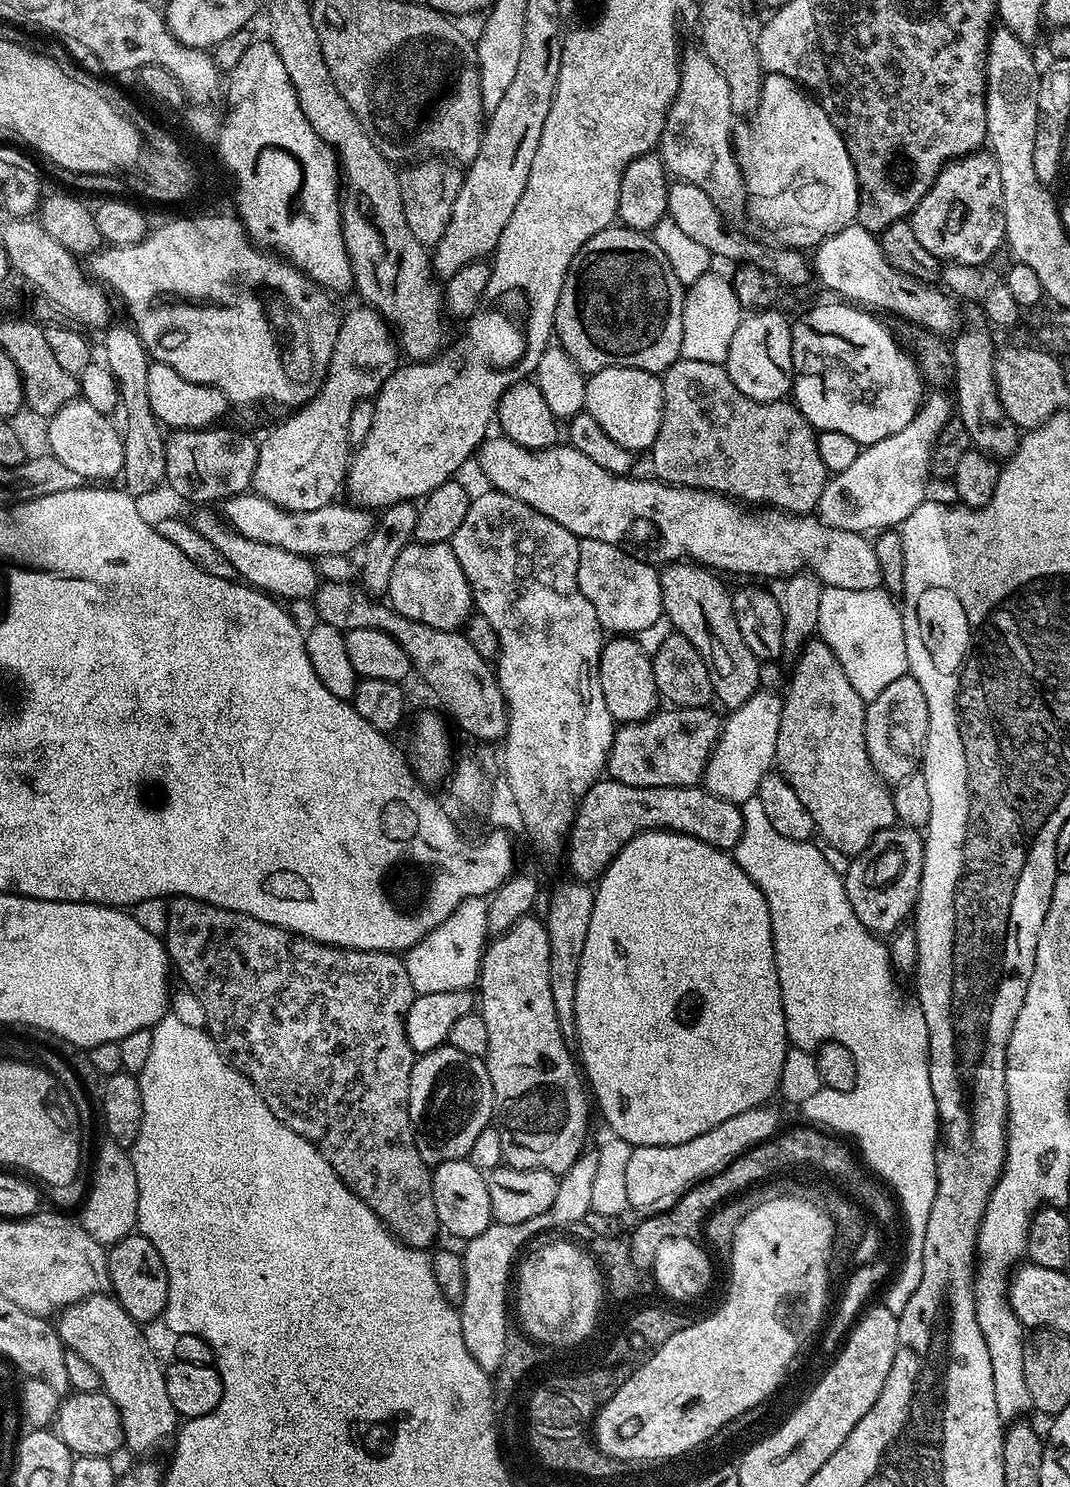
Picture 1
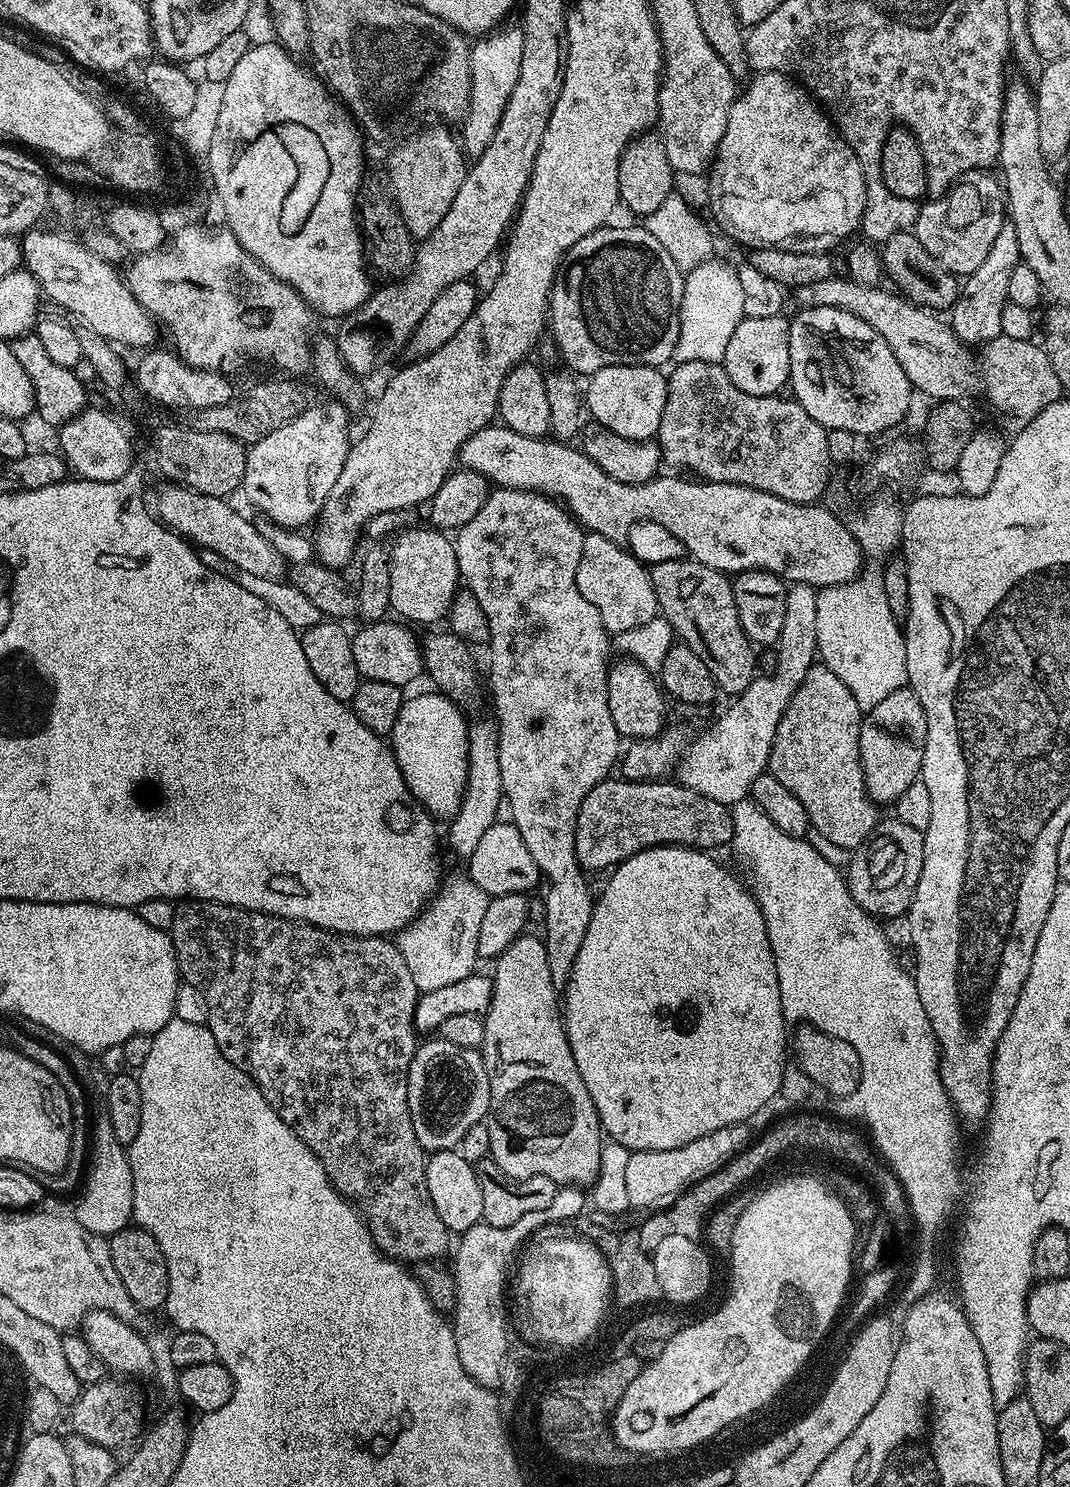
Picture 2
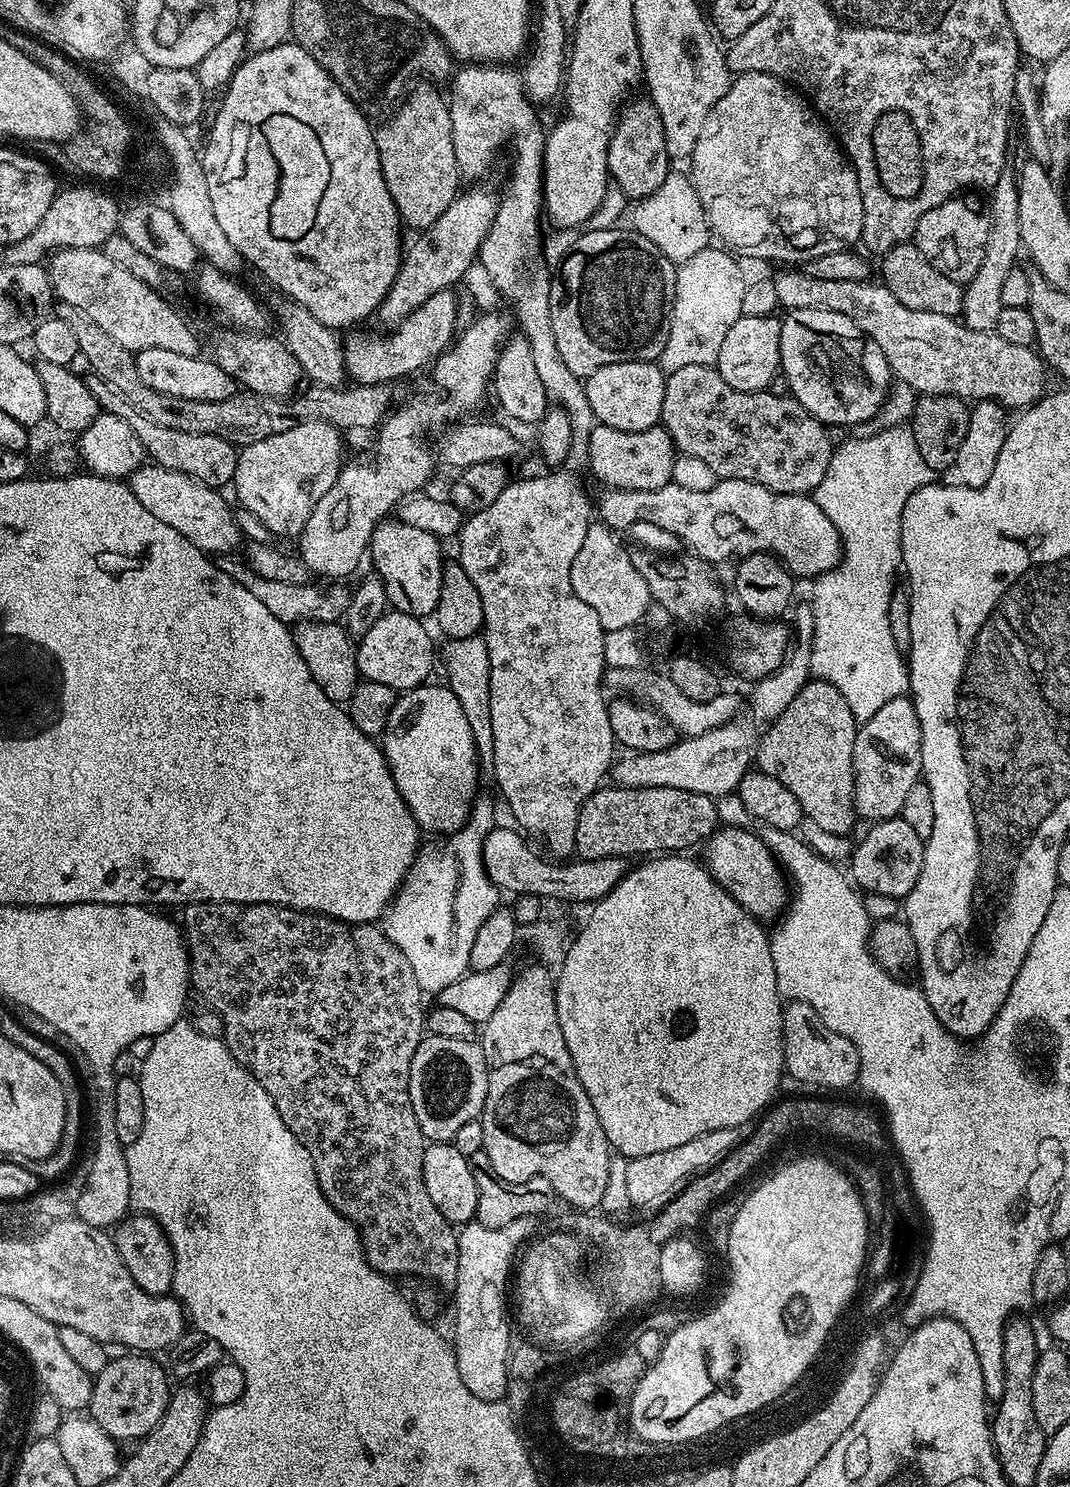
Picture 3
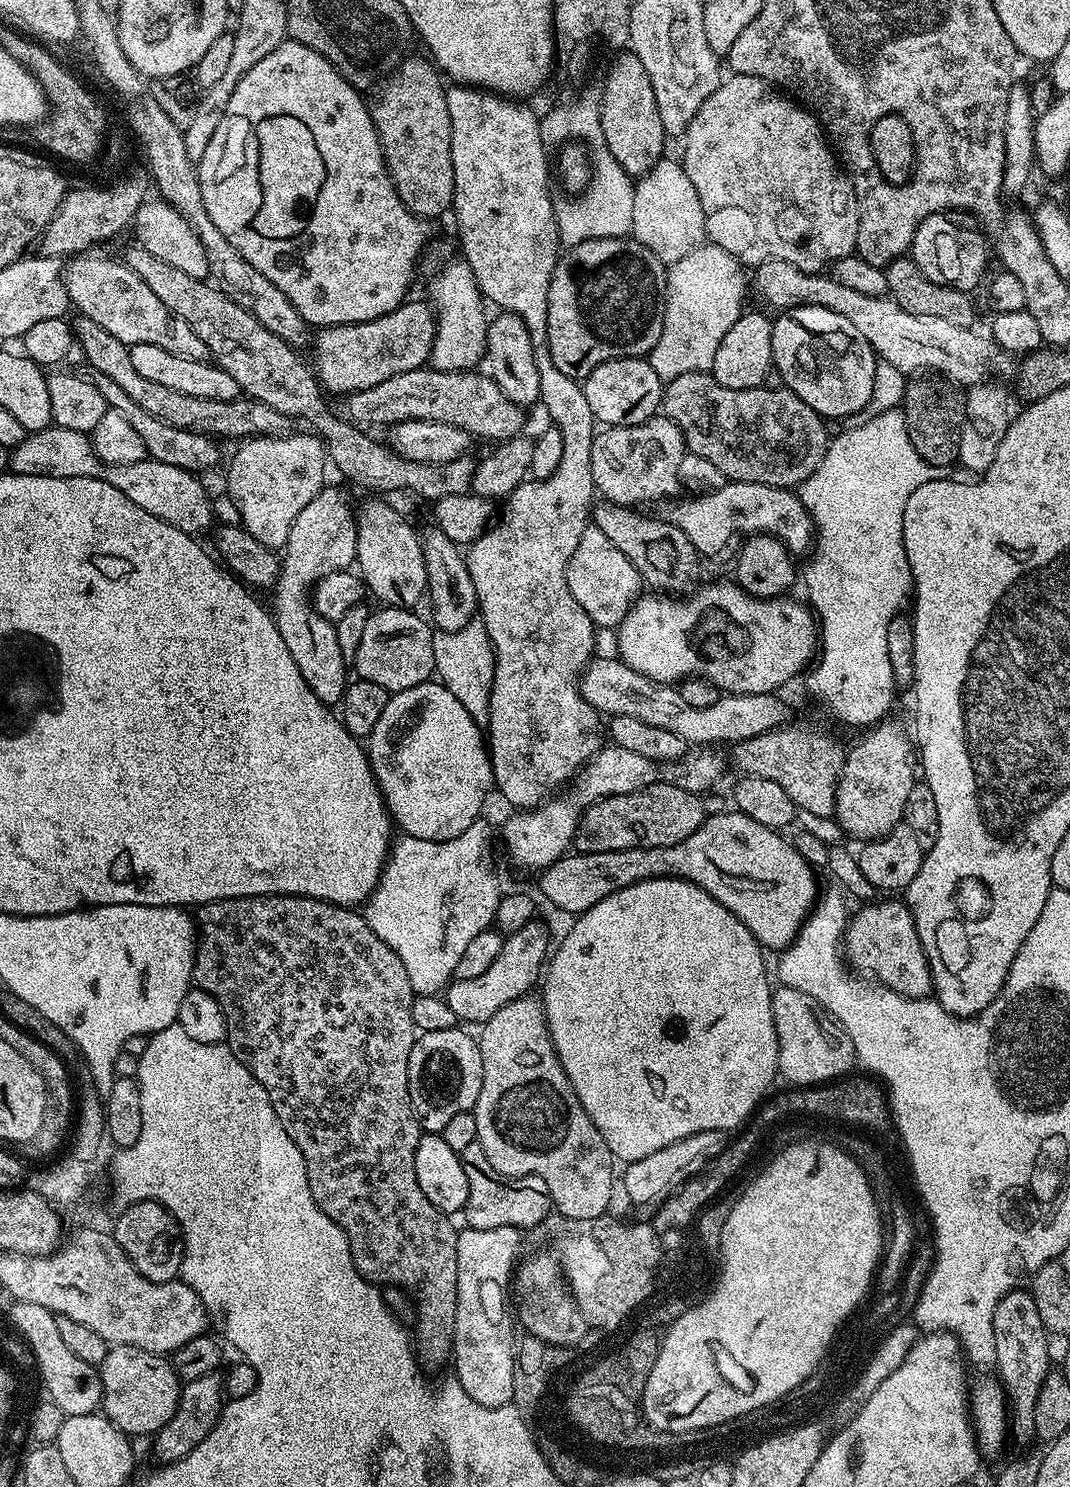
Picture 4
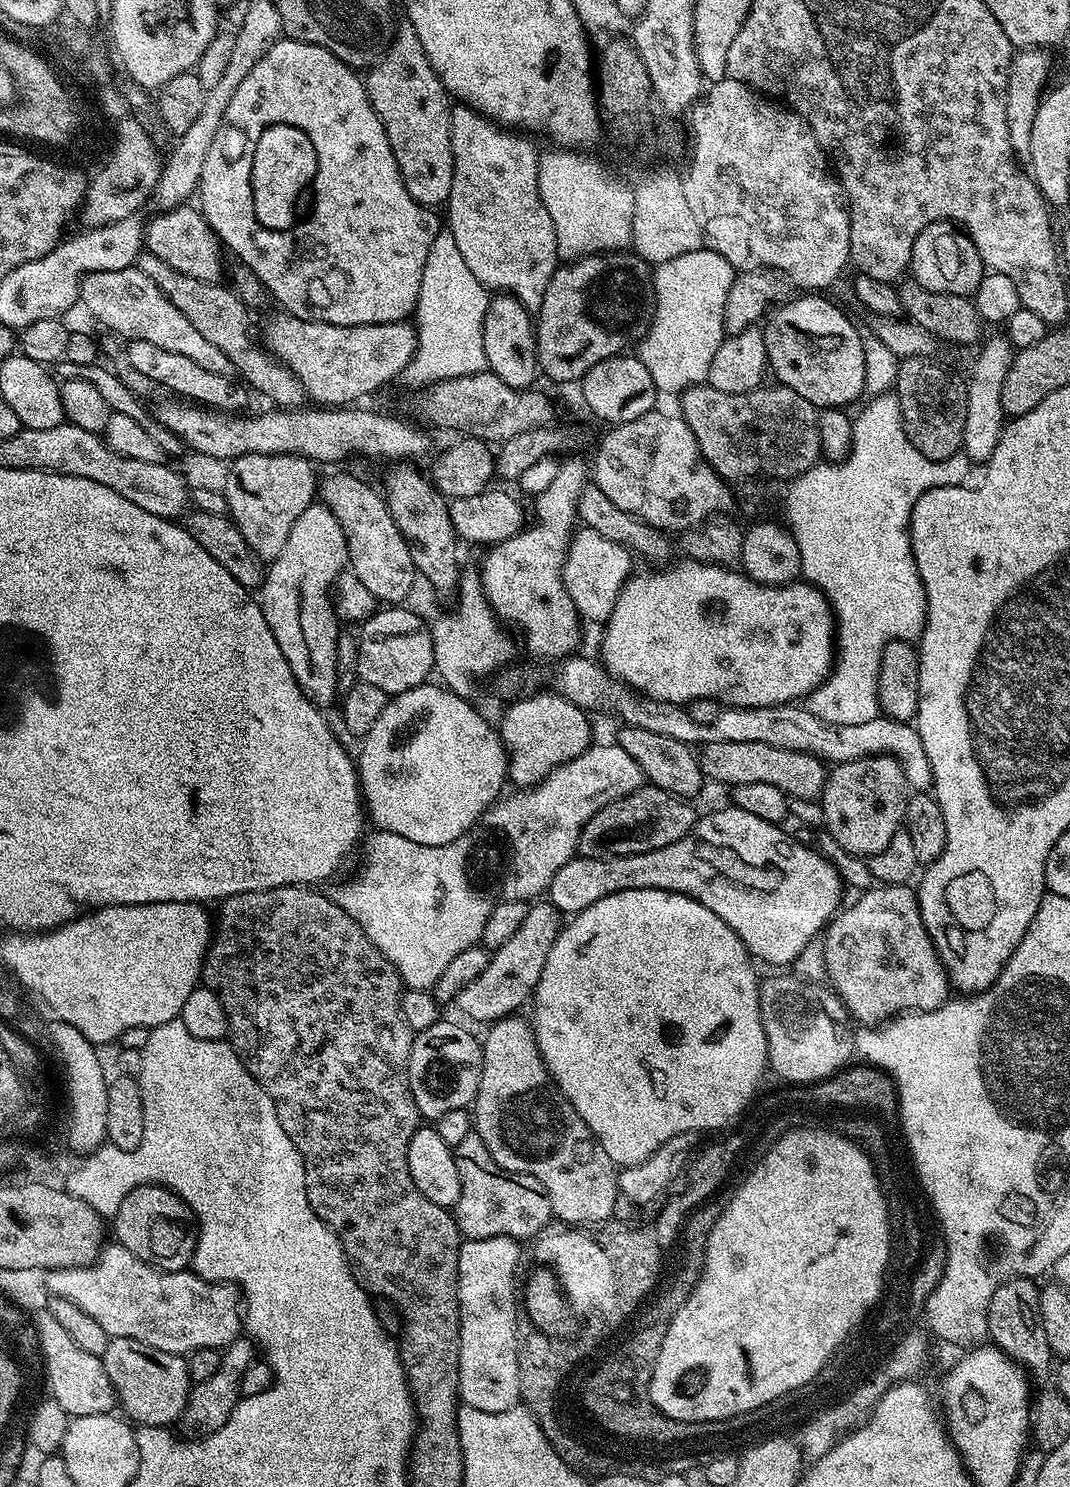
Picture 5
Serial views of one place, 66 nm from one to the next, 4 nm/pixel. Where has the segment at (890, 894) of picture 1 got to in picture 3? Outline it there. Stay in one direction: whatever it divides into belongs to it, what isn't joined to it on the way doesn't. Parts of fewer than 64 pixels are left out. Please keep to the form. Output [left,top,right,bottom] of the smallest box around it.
[850,818,926,898]

